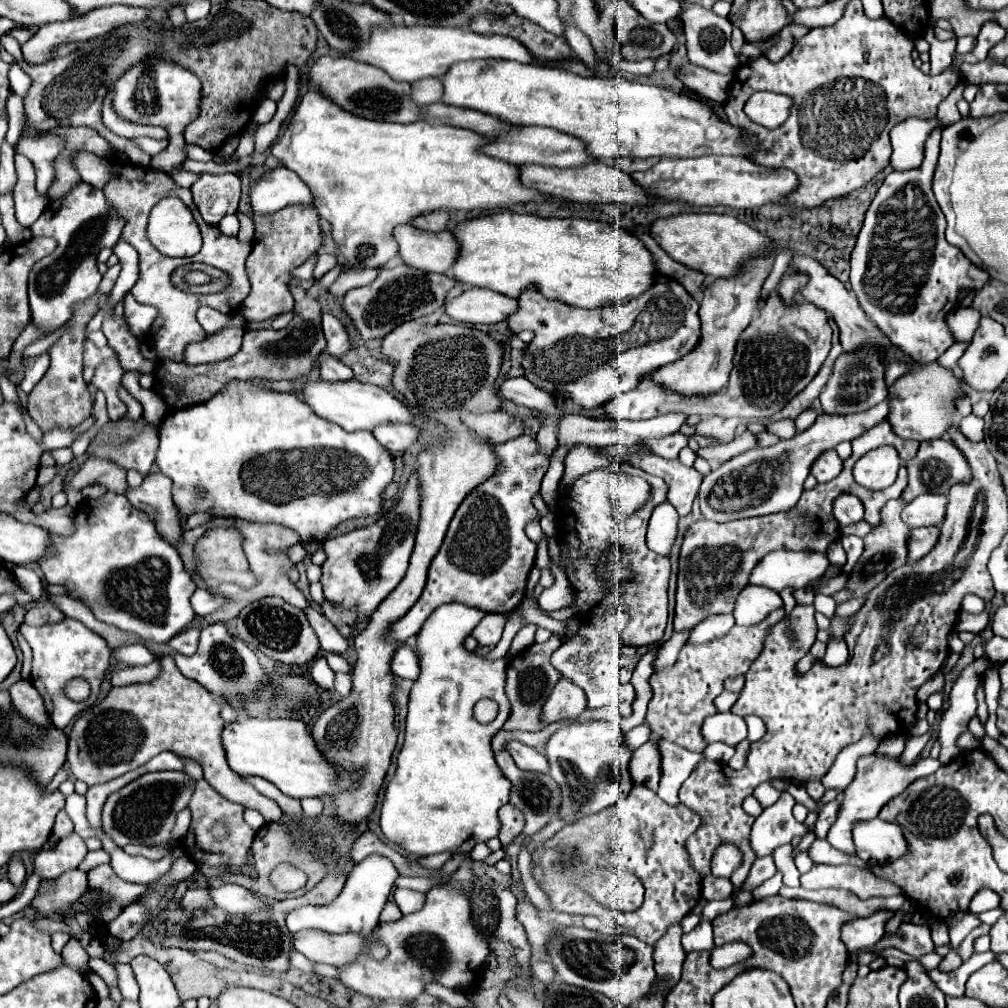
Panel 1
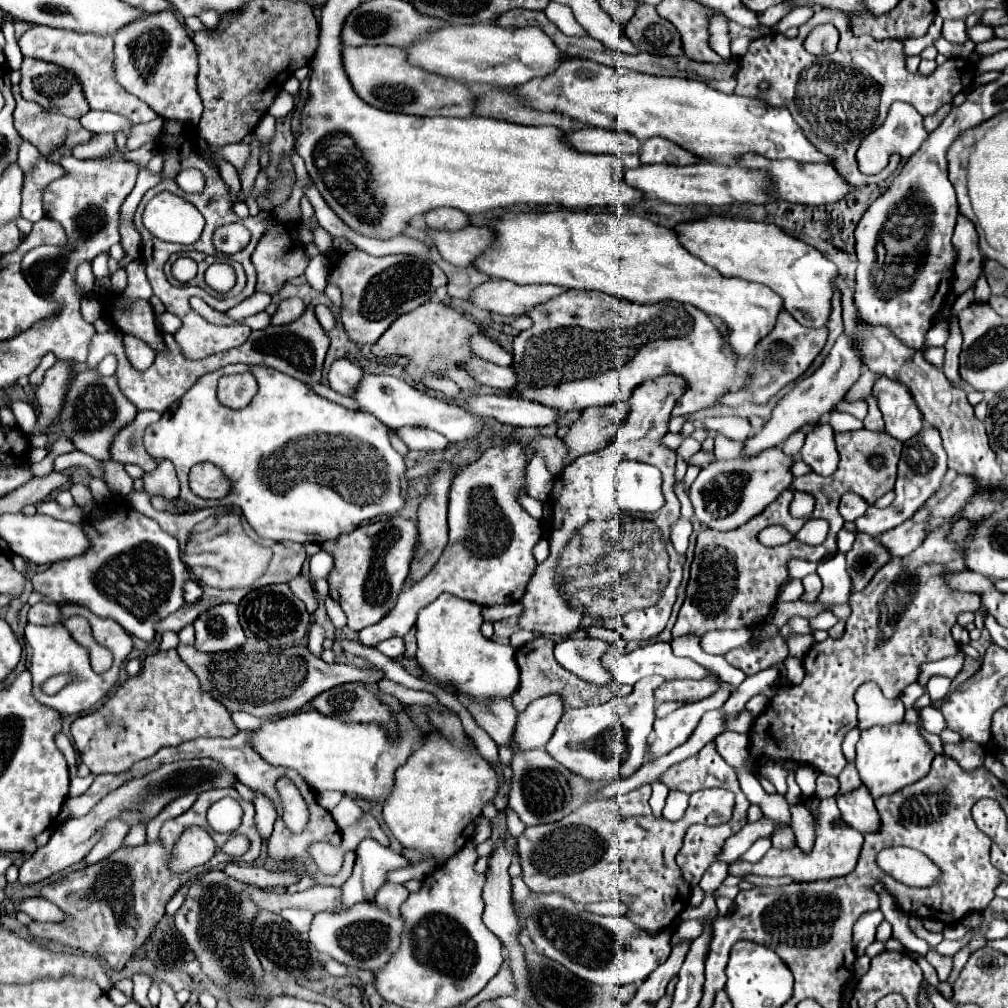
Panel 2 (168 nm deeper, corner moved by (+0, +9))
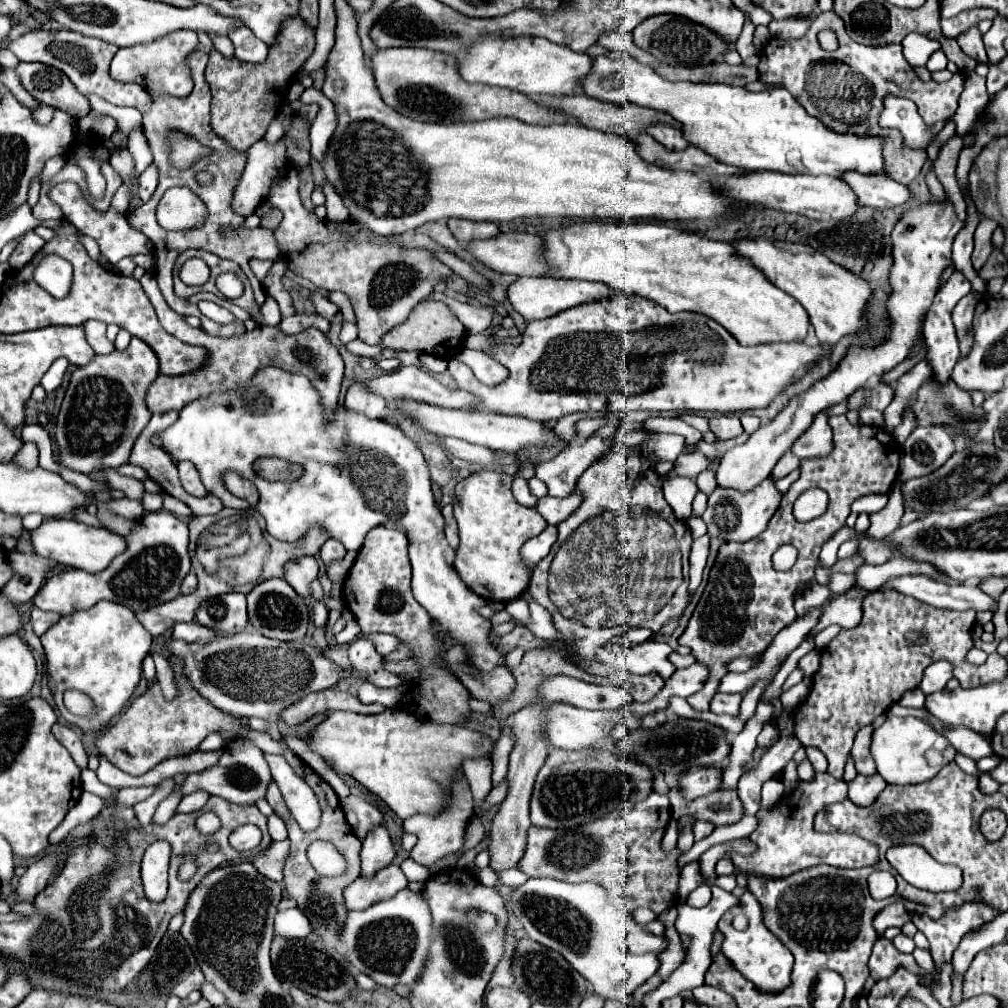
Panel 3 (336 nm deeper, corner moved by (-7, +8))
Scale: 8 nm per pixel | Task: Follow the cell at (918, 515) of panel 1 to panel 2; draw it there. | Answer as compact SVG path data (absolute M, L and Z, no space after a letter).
M958 476L952 484L944 486L932 498L928 498L924 502L924 508L934 518L952 518L972 494L976 494L976 484L972 482L972 478Z

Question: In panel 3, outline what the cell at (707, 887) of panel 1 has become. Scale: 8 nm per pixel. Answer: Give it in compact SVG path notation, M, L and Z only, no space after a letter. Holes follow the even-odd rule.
M741 897L727 915L719 921L719 931L723 933L721 953L733 963L733 967L743 973L745 979L753 981L761 991L781 991L789 987L791 983L791 967L793 967L793 955L791 951L765 927L763 923L763 909L757 903L755 897ZM737 915L745 917L745 925L737 927L735 919Z

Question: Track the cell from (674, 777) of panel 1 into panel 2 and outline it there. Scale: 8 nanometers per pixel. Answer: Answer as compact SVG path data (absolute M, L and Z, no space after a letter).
M670 790L662 814L664 814L664 818L668 818L668 820L682 818L686 806L688 806L688 794L686 794L686 792L680 792L680 790Z

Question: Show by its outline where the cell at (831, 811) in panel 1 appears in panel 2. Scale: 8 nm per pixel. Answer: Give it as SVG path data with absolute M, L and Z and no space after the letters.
M848 764L848 766L842 770L842 774L838 776L838 780L840 780L838 796L846 794L846 792L852 792L852 790L856 790L856 788L860 786L860 778L858 778L858 774L856 774L854 764Z

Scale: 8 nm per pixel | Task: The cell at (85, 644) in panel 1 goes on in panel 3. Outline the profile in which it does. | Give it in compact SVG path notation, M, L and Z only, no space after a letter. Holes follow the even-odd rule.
M99 601L87 611L61 617L59 623L41 635L41 643L47 653L49 675L57 685L53 697L63 719L87 733L99 733L101 729L109 727L111 719L117 717L131 699L141 679L141 663L151 649L151 641L153 637L143 631L143 627L139 627L133 611L121 603ZM67 689L87 693L97 705L97 715L89 719L71 715L63 705L63 693Z

